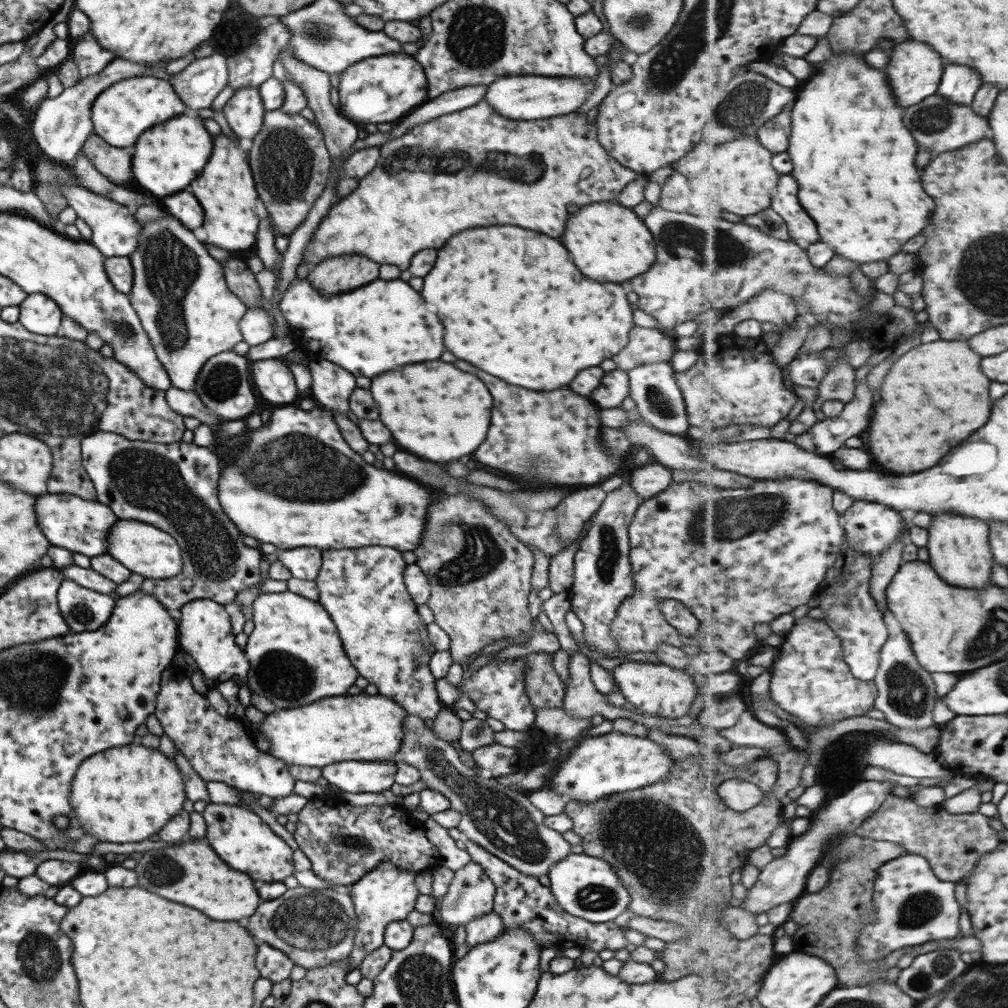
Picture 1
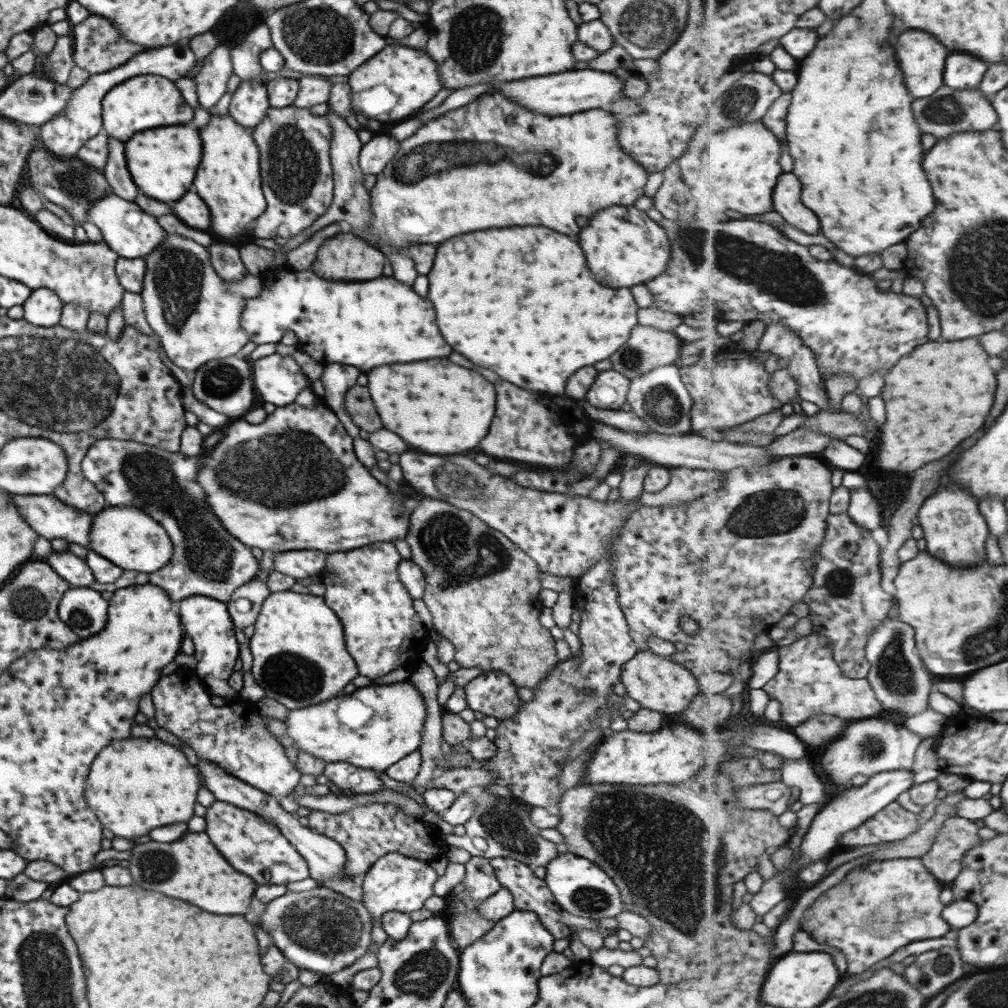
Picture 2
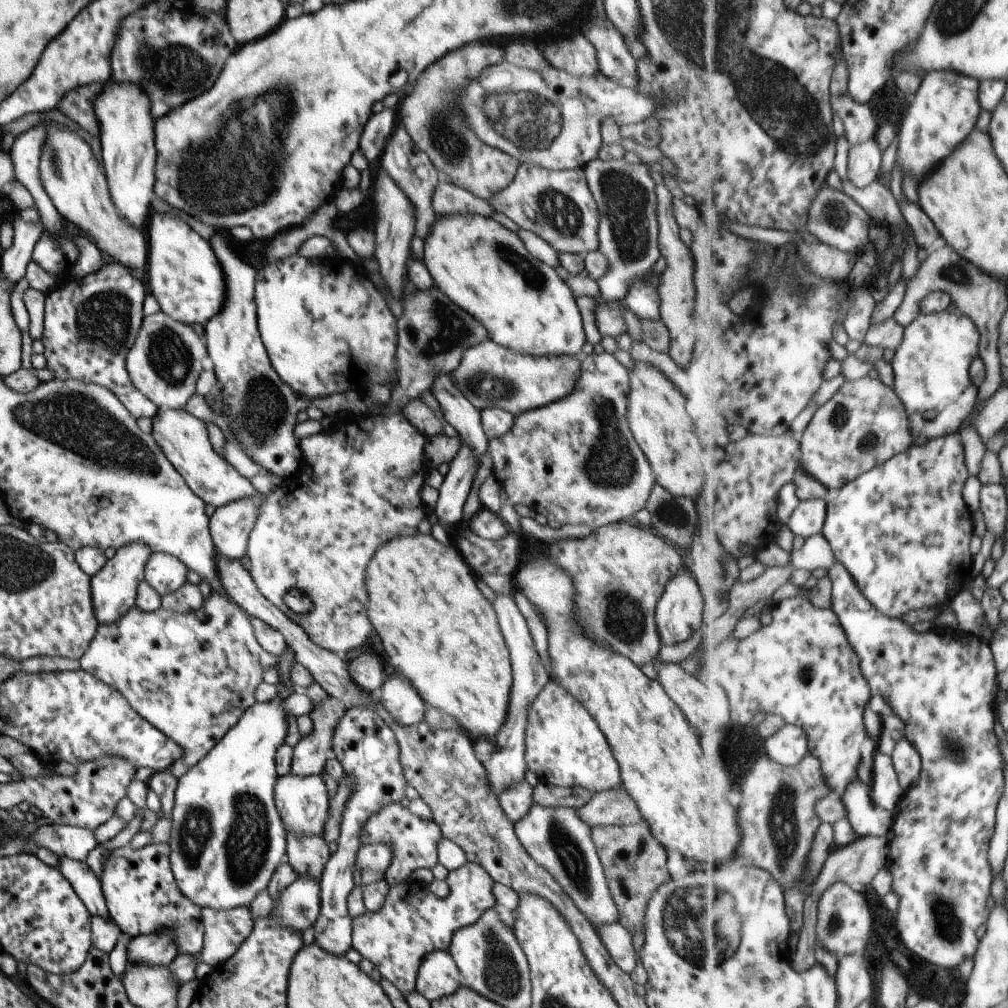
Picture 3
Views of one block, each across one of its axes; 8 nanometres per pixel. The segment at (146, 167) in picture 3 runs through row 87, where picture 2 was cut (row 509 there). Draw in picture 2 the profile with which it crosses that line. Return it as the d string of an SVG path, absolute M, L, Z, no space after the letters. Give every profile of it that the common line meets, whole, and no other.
M108 505L94 515L90 526L90 549L98 555L114 562L123 570L136 570L152 574L168 564L172 558L172 539L156 520L144 512L130 506L115 507Z

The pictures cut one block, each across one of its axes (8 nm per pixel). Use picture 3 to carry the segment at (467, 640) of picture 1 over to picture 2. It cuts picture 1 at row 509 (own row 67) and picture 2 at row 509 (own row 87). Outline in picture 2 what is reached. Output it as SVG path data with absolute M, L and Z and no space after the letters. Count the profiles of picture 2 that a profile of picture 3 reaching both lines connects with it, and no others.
M424 497L408 516L410 528L405 541L411 550L410 559L421 568L427 583L421 600L432 614L433 629L452 642L454 661L462 668L502 671L518 688L536 688L559 663L555 639L538 621L543 608L539 601L541 572L534 559L472 512L449 502Z

